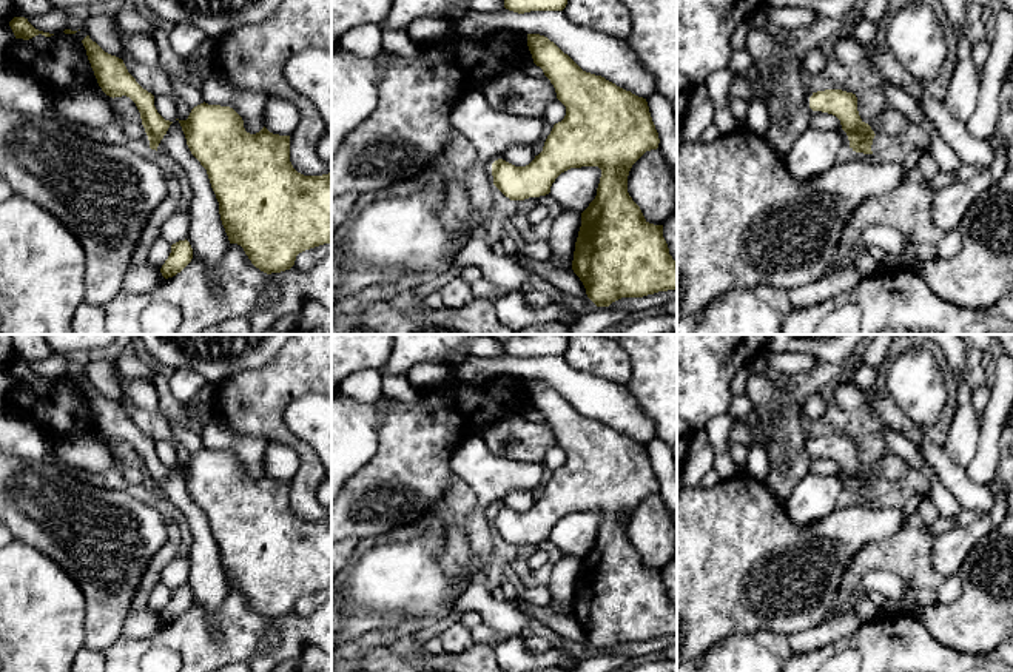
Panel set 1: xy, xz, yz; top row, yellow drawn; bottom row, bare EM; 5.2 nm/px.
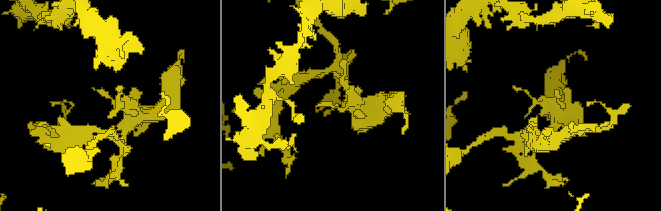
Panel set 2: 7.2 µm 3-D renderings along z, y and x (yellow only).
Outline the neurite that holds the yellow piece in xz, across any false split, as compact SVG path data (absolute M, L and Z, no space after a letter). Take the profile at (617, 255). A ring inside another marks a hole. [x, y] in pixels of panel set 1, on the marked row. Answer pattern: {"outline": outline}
{"outline": "M527 34L527 46L533 63L543 69L557 99L566 106L566 116L554 125L543 151L529 165L515 166L503 159L495 160L493 185L510 200L524 200L549 194L555 179L570 168L598 166L601 177L597 196L581 213L572 260L572 270L583 282L587 297L597 307L609 307L621 297L677 290L677 262L669 254L663 225L649 223L628 193L632 165L660 143L646 99L583 71L544 35Z"}

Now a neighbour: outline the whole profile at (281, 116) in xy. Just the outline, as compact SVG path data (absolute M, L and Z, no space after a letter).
M270 97L264 108L264 126L279 136L290 136L301 120L298 108L281 97Z

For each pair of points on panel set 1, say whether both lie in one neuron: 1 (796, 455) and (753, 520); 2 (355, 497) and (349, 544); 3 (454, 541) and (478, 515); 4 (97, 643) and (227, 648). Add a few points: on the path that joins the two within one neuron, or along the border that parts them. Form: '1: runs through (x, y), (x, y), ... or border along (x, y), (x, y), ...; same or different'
1: border along (762, 481), (784, 504); different
2: border along (347, 537), (360, 540); different
3: border along (466, 537), (471, 564), (480, 571); different
4: border along (122, 632), (104, 652); different

